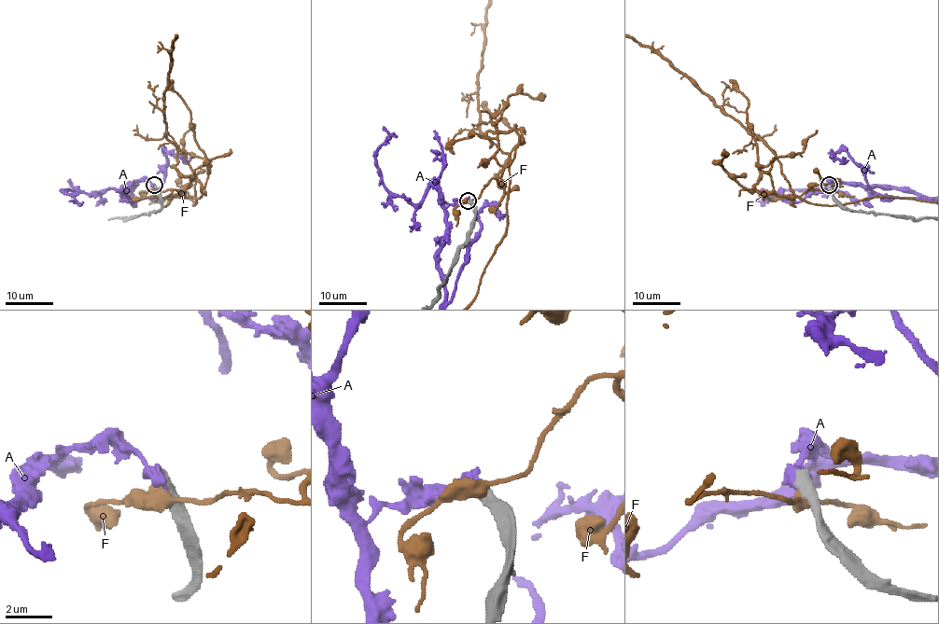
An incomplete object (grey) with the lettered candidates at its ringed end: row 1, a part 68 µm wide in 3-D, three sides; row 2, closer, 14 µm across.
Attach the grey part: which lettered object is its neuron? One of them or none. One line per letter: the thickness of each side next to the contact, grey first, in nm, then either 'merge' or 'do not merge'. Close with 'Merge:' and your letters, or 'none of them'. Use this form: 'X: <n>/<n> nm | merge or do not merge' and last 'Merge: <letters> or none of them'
A: 480/600 nm | do not merge
F: 600/500 nm | do not merge
Merge: none of them

